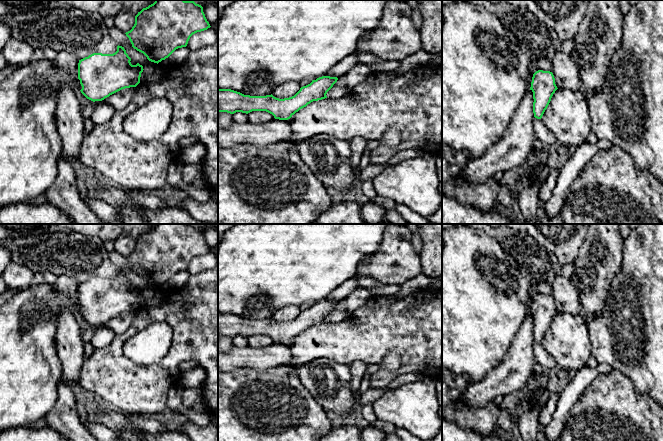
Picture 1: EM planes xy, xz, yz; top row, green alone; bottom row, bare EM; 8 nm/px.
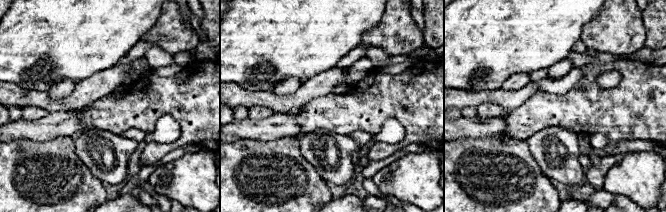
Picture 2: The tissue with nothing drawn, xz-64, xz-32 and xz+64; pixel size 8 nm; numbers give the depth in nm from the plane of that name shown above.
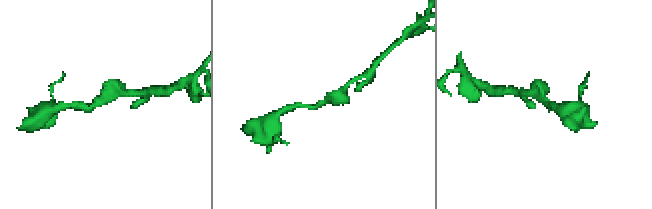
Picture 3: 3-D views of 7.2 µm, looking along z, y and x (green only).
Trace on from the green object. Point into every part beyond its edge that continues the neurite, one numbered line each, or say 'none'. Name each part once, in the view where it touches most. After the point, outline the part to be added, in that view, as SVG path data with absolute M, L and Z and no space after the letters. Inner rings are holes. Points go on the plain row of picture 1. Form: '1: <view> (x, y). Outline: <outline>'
none

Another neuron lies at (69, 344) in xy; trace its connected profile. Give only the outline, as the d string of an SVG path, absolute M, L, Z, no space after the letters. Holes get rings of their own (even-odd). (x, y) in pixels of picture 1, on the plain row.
M62 311L55 336L56 351L61 362L63 378L78 391L78 381L84 363L84 341L76 317Z

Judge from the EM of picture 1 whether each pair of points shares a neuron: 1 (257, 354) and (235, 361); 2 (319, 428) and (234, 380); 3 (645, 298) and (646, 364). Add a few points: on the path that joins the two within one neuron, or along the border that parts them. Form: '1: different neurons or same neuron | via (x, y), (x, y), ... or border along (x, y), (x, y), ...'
1: same neuron | via (252, 357), (240, 357)
2: same neuron | via (298, 422), (255, 393)
3: same neuron | via (648, 314), (648, 348)

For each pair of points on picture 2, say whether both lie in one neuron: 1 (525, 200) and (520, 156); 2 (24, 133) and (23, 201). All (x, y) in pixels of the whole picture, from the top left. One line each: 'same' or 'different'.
1: same
2: different

